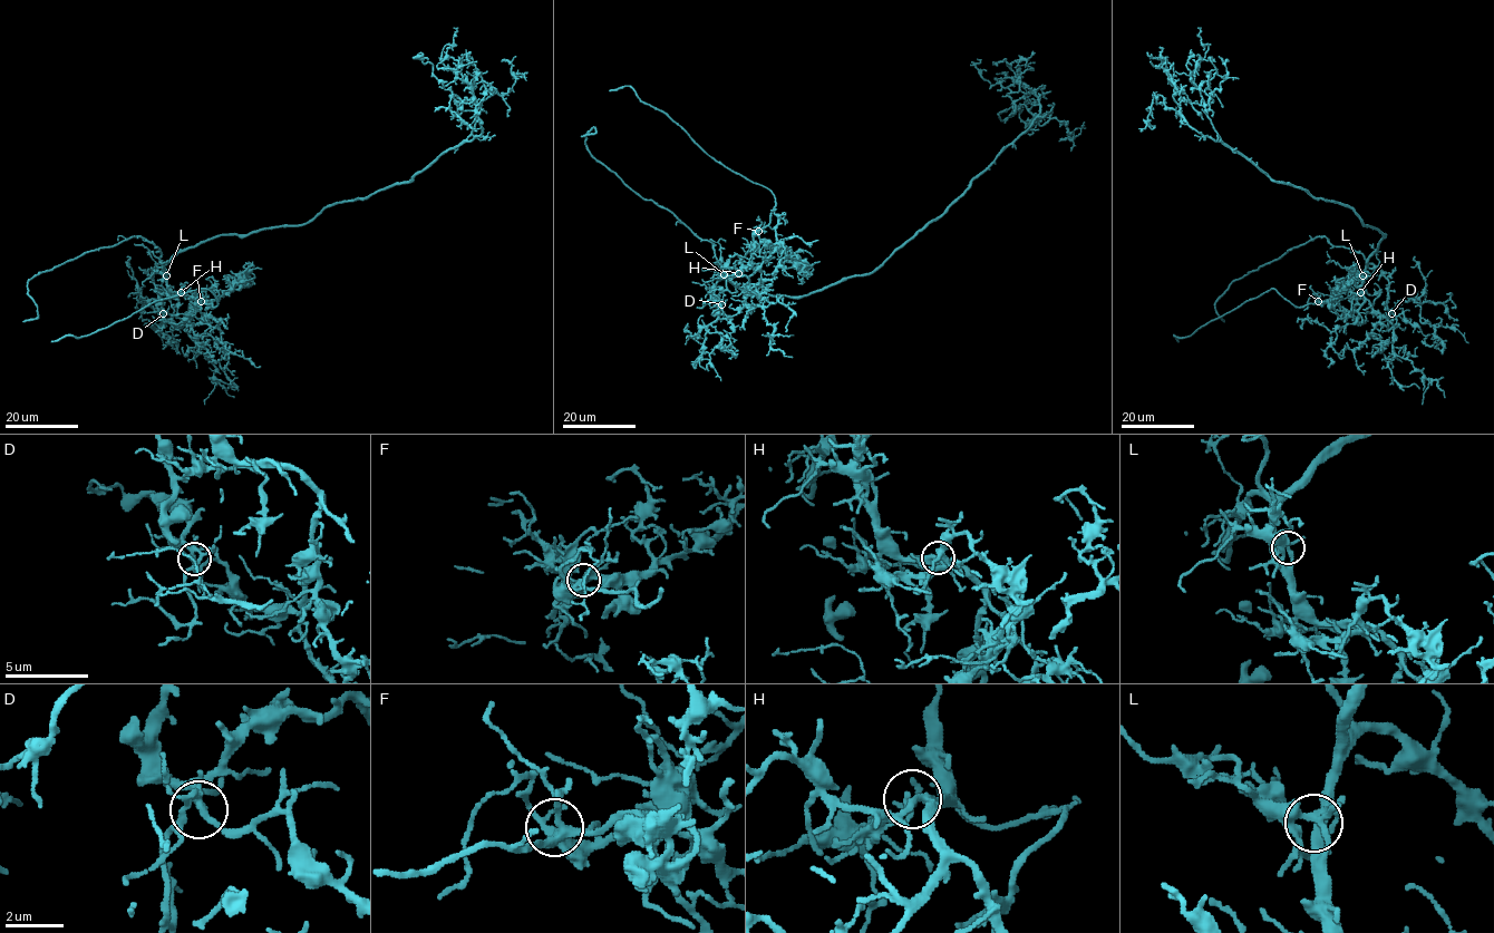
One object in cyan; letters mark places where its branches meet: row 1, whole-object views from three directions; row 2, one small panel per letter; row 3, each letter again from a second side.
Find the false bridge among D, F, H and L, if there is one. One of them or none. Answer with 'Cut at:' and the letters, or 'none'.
Cut at: H

